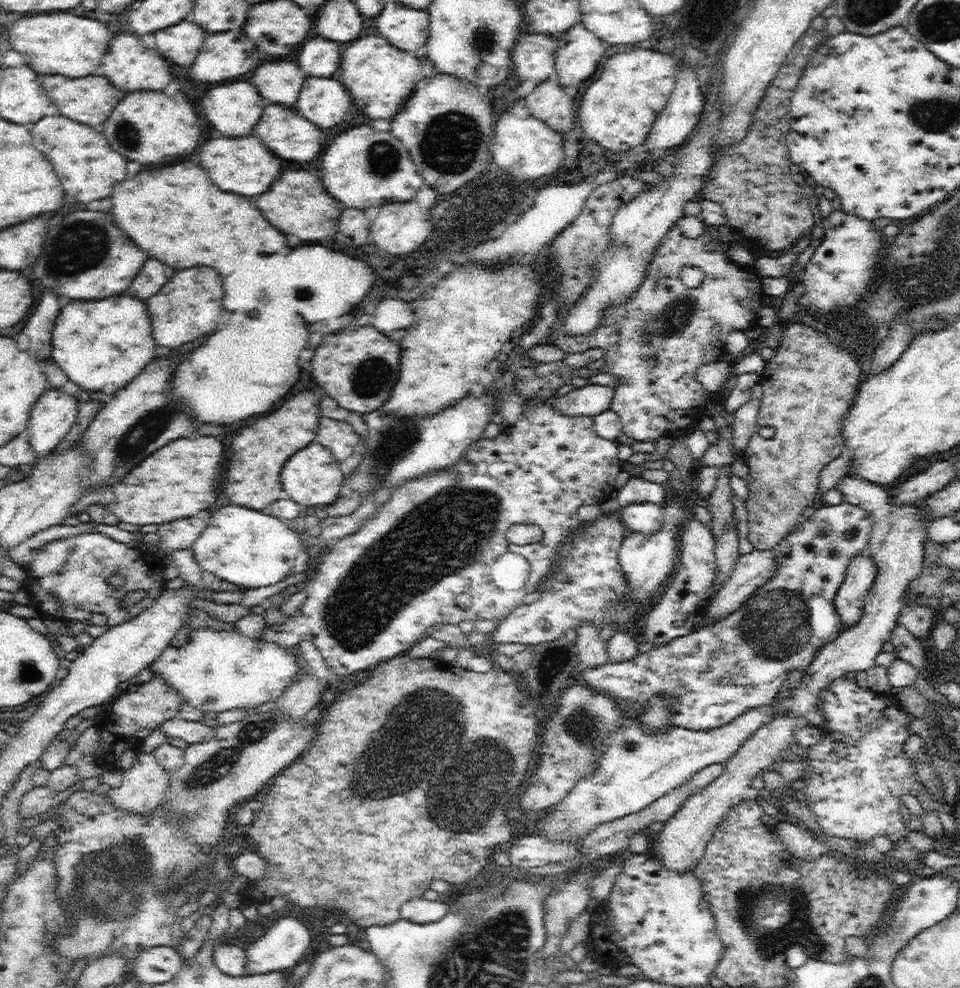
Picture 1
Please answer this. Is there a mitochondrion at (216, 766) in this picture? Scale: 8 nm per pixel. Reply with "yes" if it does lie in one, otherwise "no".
yes

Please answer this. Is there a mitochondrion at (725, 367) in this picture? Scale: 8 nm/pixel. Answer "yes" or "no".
no

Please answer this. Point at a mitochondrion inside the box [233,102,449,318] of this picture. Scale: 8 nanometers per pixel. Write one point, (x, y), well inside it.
(384, 162)

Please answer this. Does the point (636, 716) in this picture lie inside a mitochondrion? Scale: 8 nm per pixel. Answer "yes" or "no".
no

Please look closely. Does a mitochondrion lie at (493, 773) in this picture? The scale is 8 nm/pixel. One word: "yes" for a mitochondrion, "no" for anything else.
yes

